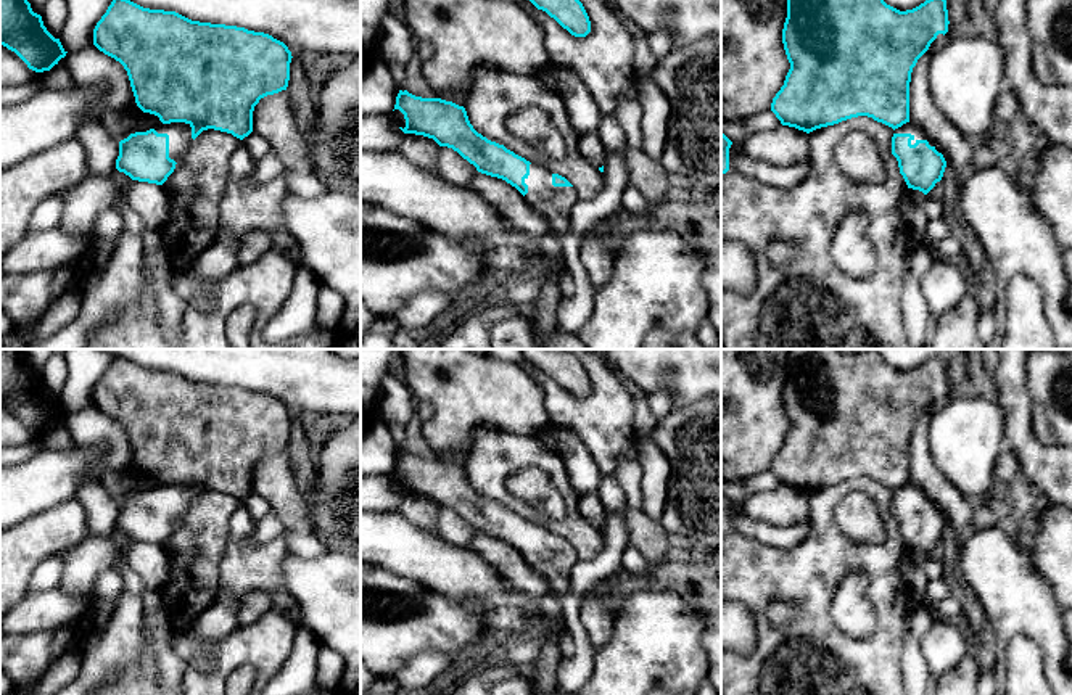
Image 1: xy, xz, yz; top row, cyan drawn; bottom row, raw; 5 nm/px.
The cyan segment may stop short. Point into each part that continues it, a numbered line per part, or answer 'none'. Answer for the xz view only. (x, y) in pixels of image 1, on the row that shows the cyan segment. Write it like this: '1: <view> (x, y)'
1: xz (556, 203)

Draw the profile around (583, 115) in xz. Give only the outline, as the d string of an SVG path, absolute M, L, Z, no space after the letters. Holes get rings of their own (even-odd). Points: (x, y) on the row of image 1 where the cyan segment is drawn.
M549 61L536 77L560 97L575 134L583 137L597 132L602 111L573 68Z

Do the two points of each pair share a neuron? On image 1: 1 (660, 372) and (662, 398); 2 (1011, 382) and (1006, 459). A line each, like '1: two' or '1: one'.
1: two
2: two

